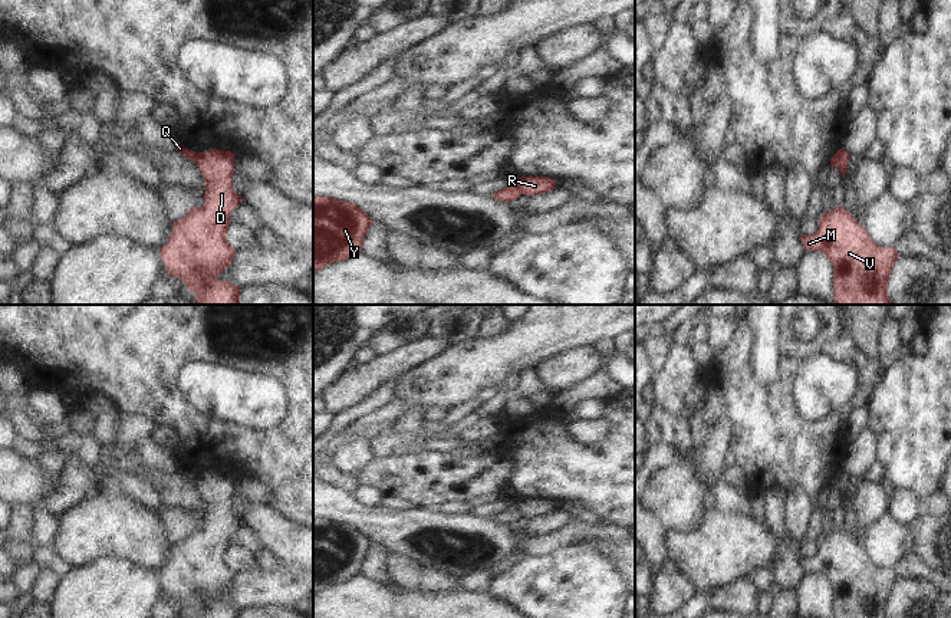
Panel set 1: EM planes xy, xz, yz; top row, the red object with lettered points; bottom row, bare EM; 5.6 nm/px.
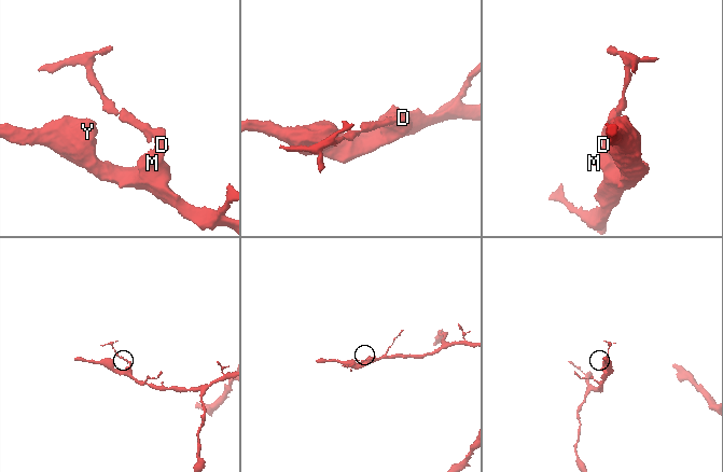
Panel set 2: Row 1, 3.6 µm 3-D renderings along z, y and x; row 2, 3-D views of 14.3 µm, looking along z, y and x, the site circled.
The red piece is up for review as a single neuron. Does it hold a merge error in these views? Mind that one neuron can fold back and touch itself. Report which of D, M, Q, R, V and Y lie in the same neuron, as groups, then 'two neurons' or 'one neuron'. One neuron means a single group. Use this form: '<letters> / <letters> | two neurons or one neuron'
D M R V Y / Q | two neurons

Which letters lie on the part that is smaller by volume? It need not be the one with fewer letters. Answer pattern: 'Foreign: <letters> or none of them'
Foreign: Q

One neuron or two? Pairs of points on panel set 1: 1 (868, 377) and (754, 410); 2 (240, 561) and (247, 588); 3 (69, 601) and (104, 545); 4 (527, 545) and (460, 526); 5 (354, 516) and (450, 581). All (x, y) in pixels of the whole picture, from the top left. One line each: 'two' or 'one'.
1: one
2: two
3: two
4: two
5: two

